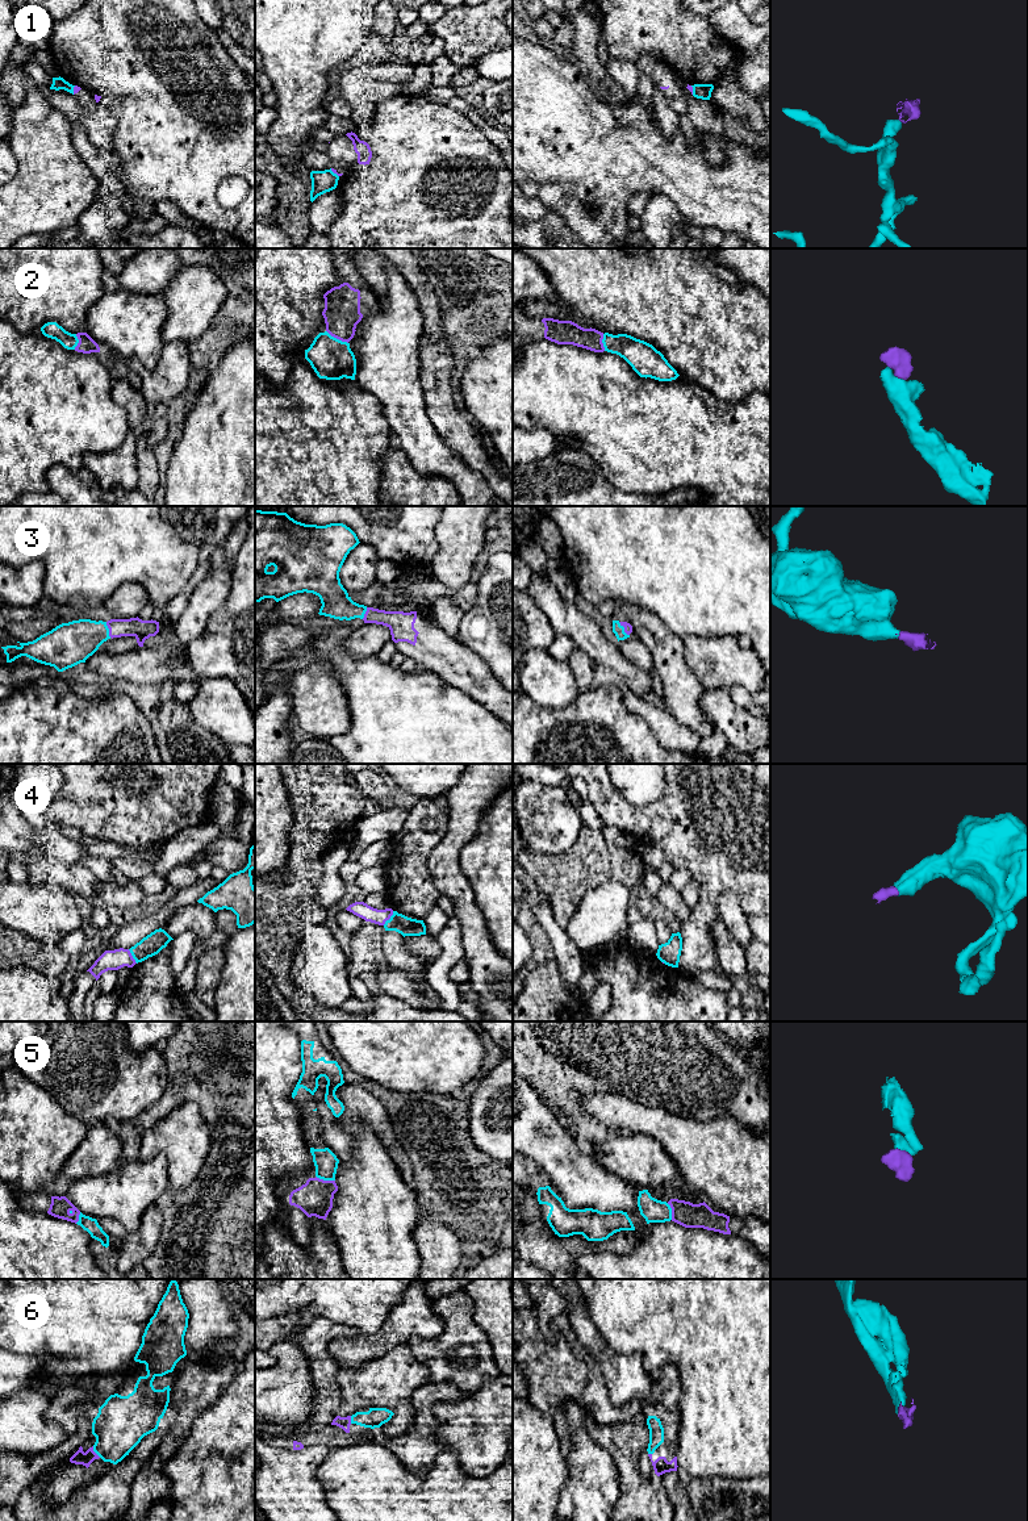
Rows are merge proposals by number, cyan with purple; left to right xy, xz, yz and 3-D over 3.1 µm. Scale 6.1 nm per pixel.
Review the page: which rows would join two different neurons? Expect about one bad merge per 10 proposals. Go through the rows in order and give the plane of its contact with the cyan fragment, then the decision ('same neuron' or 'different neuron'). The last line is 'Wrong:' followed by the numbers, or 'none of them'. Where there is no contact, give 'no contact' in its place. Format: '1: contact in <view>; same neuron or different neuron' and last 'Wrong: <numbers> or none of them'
1: contact in xz; different neuron
2: contact in xz; same neuron
3: contact in xy; same neuron
4: contact in xz; same neuron
5: contact in xz; same neuron
6: contact in xy; same neuron
Wrong: 1

